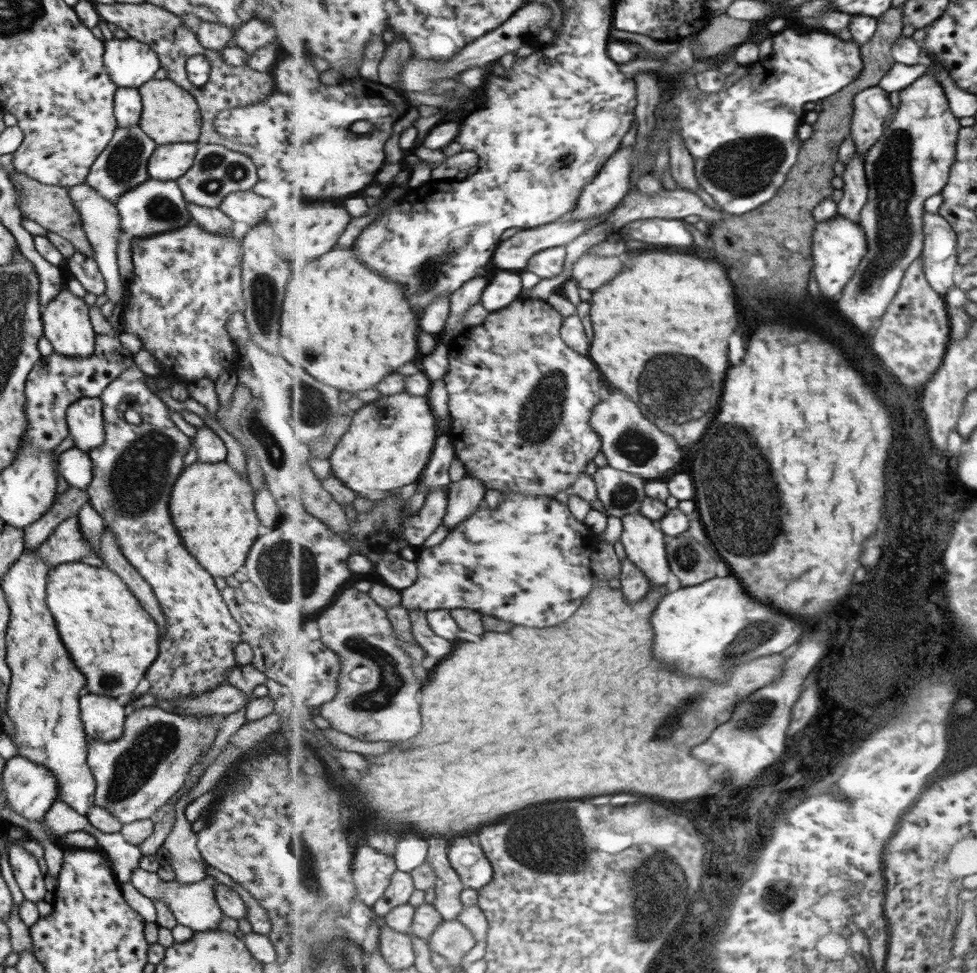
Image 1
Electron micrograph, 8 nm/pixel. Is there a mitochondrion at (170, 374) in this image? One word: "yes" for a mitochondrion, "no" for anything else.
no

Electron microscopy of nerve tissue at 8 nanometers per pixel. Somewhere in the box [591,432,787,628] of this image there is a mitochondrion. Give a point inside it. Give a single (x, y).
(758, 487)

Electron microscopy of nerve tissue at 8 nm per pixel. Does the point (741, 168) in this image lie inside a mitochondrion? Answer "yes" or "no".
yes

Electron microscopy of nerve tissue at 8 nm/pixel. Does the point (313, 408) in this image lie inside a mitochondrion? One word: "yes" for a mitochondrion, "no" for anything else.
yes

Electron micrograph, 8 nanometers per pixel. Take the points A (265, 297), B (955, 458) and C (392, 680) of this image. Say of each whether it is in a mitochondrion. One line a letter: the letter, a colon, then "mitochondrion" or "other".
A: mitochondrion
B: other
C: mitochondrion

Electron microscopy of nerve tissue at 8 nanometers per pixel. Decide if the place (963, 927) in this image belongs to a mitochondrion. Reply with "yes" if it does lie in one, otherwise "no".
yes

